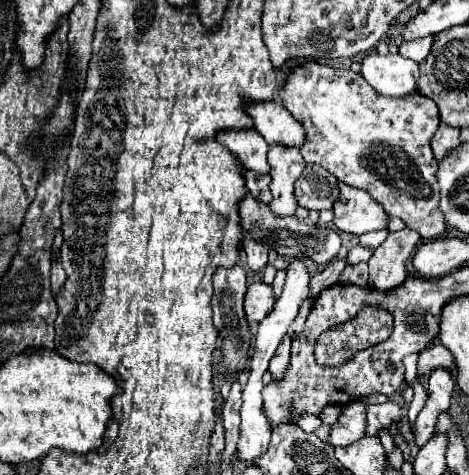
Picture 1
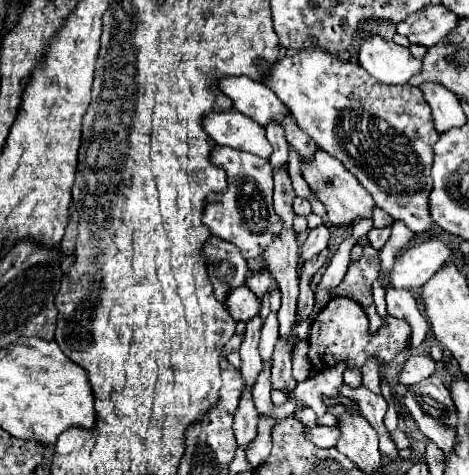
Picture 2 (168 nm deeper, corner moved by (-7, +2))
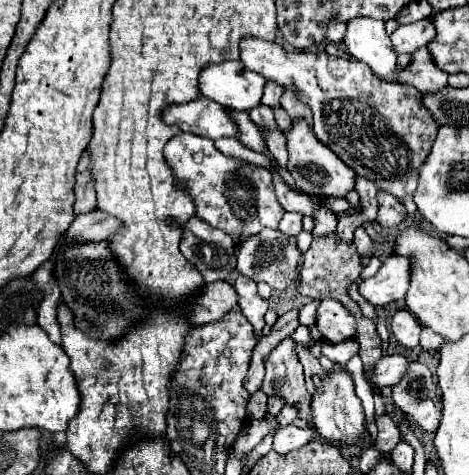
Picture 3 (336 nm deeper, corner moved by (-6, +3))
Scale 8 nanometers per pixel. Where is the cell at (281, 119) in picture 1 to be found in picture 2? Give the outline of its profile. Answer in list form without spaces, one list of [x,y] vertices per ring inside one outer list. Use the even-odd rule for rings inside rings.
[[[244,75],[240,77],[222,77],[218,81],[218,87],[228,99],[232,99],[232,107],[262,127],[266,127],[272,119],[282,121],[288,115],[288,109],[284,103],[276,97],[274,91],[270,91],[264,83],[248,79]]]

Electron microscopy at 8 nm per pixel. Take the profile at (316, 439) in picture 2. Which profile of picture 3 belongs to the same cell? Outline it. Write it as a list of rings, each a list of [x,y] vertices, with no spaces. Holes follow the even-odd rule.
[[[289,424],[275,432],[273,450],[279,454],[287,454],[289,450],[301,448],[301,446],[305,446],[309,442],[317,442],[317,440],[319,440],[319,434],[315,428],[297,428],[297,426]]]

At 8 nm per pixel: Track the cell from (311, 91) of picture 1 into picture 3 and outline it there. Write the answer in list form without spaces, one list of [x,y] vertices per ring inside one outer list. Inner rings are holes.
[[[245,38],[241,46],[241,62],[245,68],[261,74],[265,80],[273,80],[283,88],[293,86],[295,96],[305,102],[313,112],[313,132],[315,136],[333,150],[349,168],[353,168],[359,176],[373,180],[375,186],[383,192],[393,194],[395,198],[413,196],[419,182],[419,168],[427,160],[427,154],[437,136],[437,122],[433,114],[423,106],[423,94],[413,86],[387,82],[377,78],[367,64],[357,60],[343,60],[339,56],[331,56],[323,52],[287,52],[283,46],[275,42]]]

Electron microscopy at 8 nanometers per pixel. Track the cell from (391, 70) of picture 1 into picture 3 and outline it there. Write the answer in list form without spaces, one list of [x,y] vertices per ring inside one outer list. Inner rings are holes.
[[[355,18],[347,22],[343,42],[347,44],[347,52],[365,62],[379,78],[389,78],[397,72],[399,54],[393,50],[393,42],[381,20]]]

